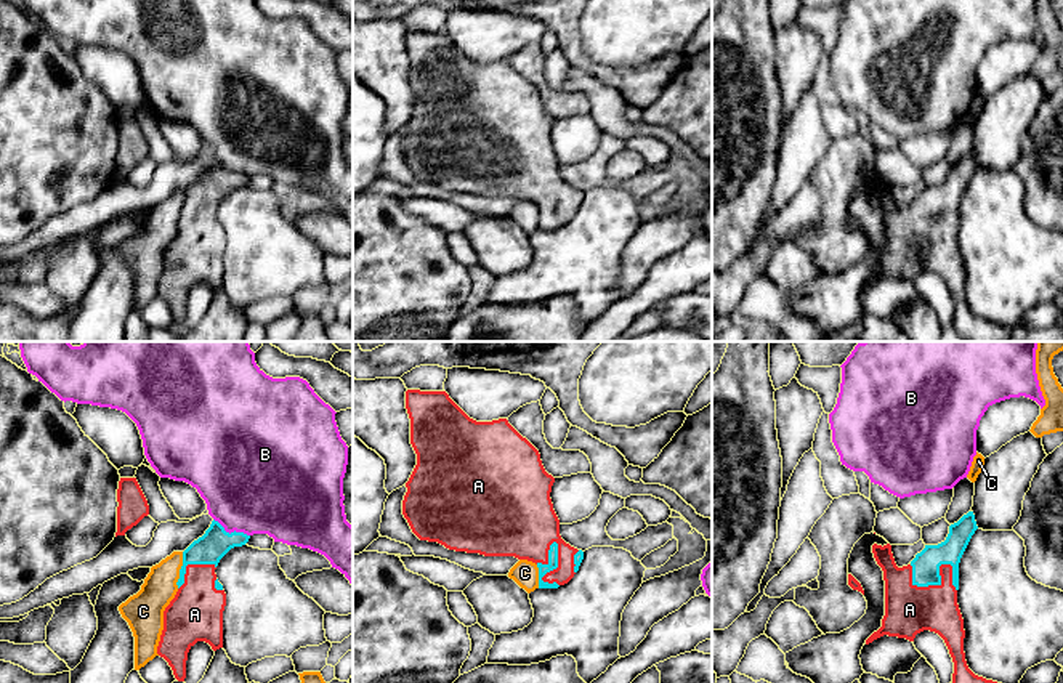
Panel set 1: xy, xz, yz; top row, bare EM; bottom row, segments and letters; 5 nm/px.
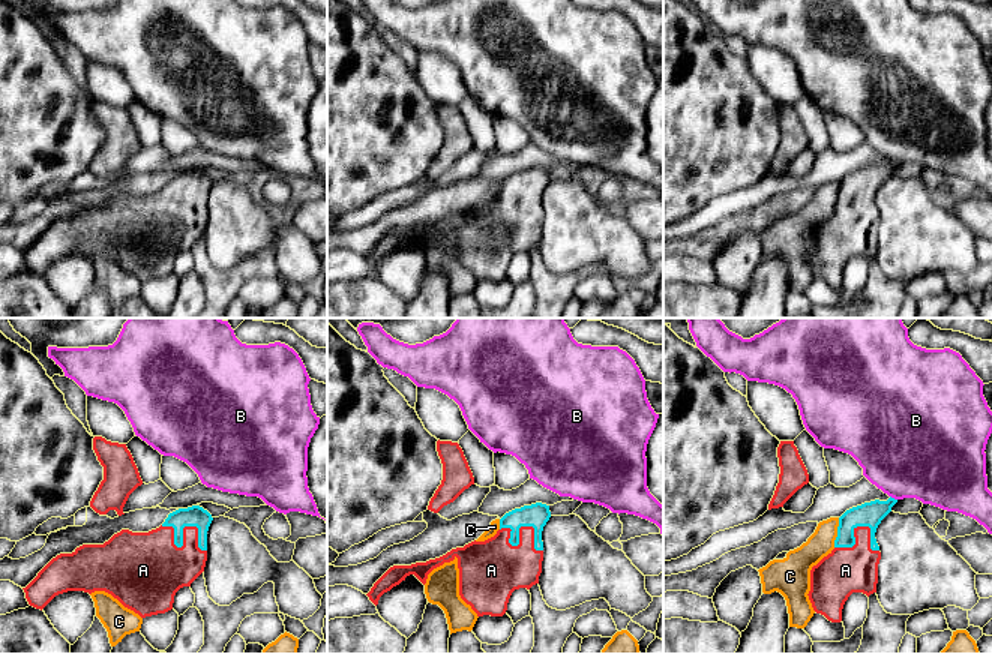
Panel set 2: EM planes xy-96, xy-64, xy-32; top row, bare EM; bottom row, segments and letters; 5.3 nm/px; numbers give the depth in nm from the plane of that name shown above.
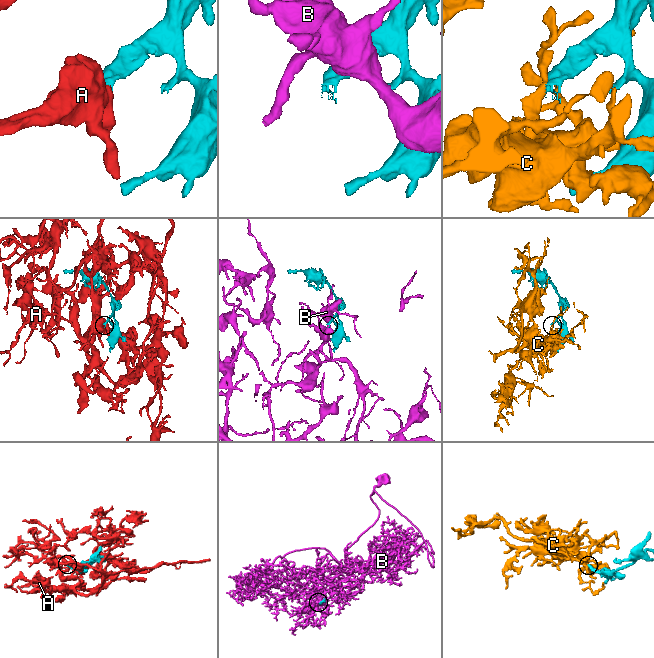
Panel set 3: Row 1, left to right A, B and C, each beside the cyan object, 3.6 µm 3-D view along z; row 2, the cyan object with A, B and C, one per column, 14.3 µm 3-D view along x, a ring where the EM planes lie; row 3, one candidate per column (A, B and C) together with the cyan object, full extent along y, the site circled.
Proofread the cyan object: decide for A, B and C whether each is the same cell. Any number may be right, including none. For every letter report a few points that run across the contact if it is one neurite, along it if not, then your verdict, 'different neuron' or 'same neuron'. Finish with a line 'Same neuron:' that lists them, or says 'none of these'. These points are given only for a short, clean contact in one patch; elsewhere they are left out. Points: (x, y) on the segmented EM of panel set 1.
A: same neuron
B: different neuron
C: different neuron
Same neuron: A

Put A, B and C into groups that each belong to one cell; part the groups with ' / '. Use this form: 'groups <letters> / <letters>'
groups A / B / C

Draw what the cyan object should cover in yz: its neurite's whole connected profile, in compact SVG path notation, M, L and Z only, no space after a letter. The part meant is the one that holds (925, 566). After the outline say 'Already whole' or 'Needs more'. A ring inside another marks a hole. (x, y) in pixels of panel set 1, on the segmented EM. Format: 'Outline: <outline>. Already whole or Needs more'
Outline: M973 511L949 526L949 534L938 545L925 545L915 558L898 568L891 545L872 545L885 580L885 616L882 627L866 645L888 635L914 641L915 635L930 630L938 633L952 657L952 683L997 683L975 675L964 653L964 619L957 604L959 563L978 529Z. Needs more

